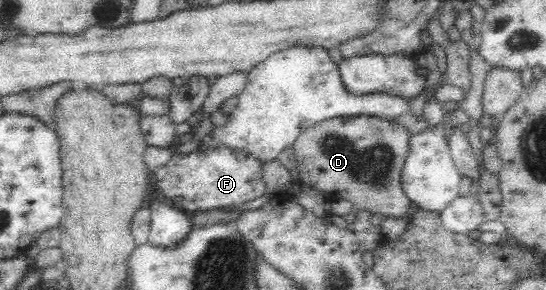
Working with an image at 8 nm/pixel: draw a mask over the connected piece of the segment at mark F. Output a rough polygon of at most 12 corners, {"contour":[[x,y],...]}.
{"contour":[[227,145],[174,153],[151,176],[181,210],[265,195],[262,161]]}

